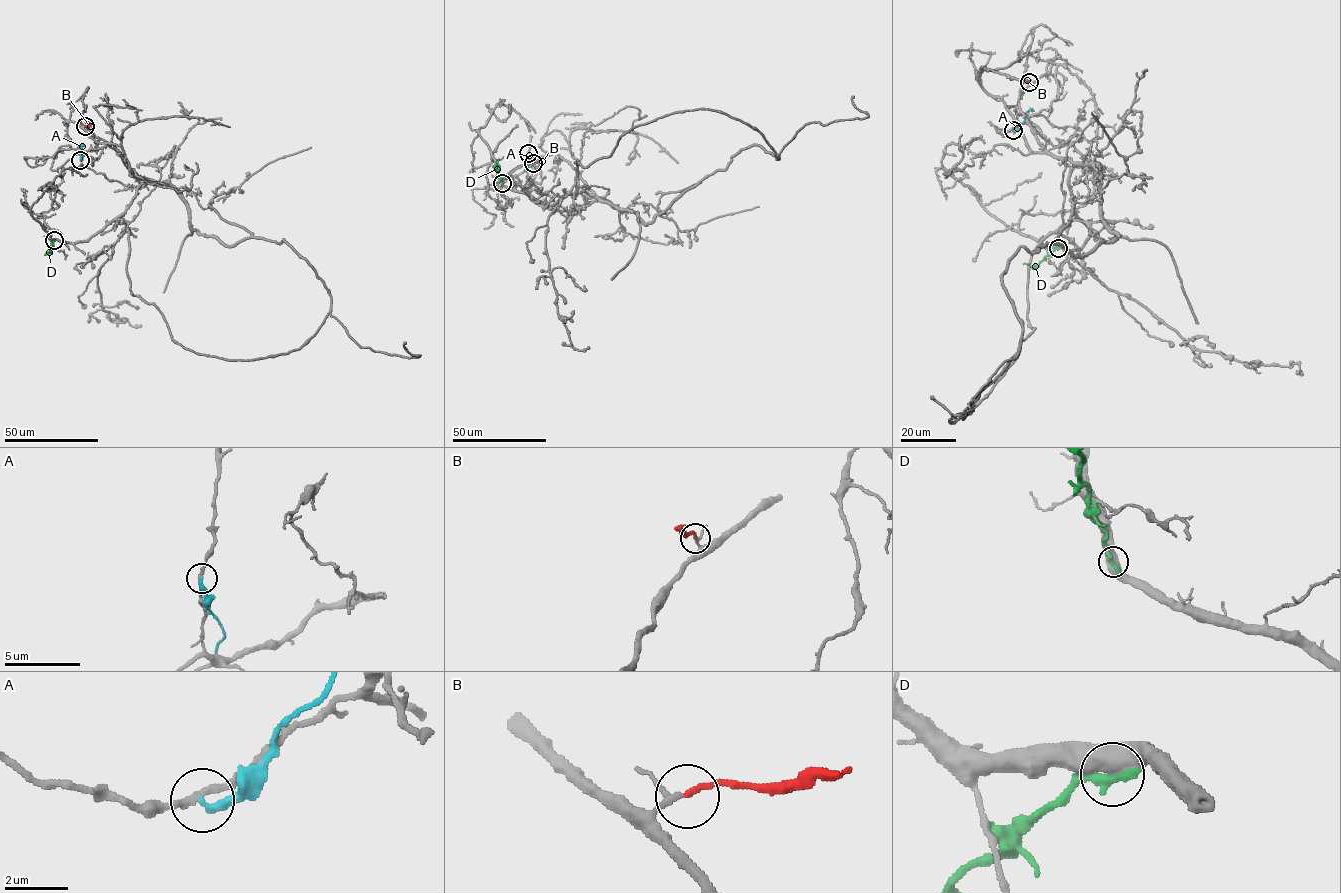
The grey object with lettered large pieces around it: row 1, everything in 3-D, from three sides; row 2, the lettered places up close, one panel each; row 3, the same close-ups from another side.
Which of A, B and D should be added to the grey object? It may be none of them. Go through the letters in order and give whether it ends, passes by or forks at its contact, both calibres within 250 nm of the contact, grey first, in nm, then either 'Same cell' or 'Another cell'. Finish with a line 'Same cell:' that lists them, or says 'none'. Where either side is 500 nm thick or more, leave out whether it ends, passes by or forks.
A: It ends there. Thickness 200 nm (grey) against 280 nm. Another cell
B: It ends there. Thickness 160 nm (grey) against 190 nm. Same cell
D: Thickness 550 nm (grey) against 400 nm. Another cell
Same cell: B

